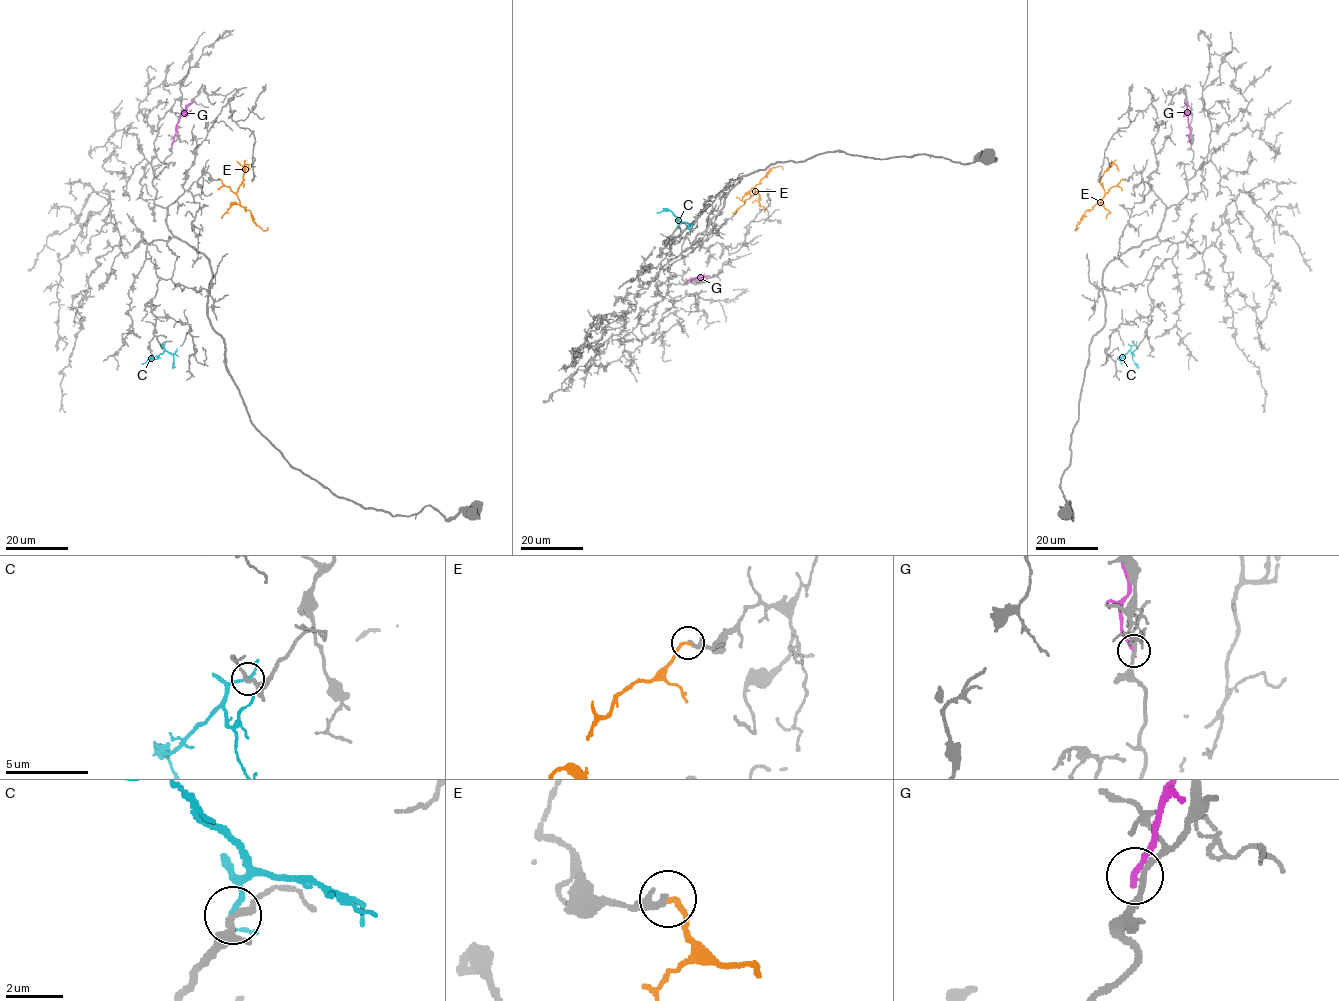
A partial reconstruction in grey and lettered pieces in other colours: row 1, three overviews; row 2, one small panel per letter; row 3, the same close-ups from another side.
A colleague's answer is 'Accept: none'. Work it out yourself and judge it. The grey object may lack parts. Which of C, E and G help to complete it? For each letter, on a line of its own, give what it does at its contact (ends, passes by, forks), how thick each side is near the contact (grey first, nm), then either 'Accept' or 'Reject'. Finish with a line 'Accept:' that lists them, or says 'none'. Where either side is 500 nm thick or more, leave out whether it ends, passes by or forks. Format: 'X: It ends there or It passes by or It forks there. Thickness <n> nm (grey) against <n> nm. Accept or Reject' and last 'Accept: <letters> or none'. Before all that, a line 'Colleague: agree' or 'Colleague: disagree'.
Colleague: disagree
C: It passes by. Thickness 260 nm (grey) against 160 nm. Reject
E: It ends there. Thickness 160 nm (grey) against 180 nm. Accept
G: It ends there. Thickness 190 nm (grey) against 220 nm. Reject
Accept: E

